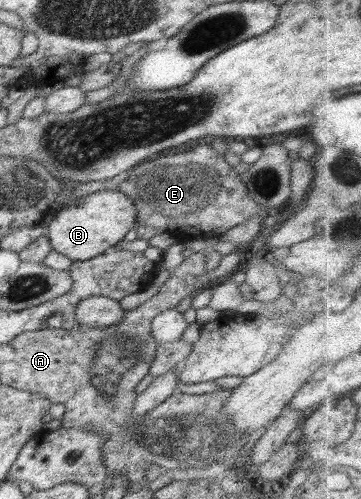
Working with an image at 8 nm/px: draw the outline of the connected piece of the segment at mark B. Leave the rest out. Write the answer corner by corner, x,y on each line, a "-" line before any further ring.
103,190
85,196
71,206
58,210
47,228
52,250
75,261
87,261
104,254
123,241
125,235
136,228
138,222
135,202
119,191

